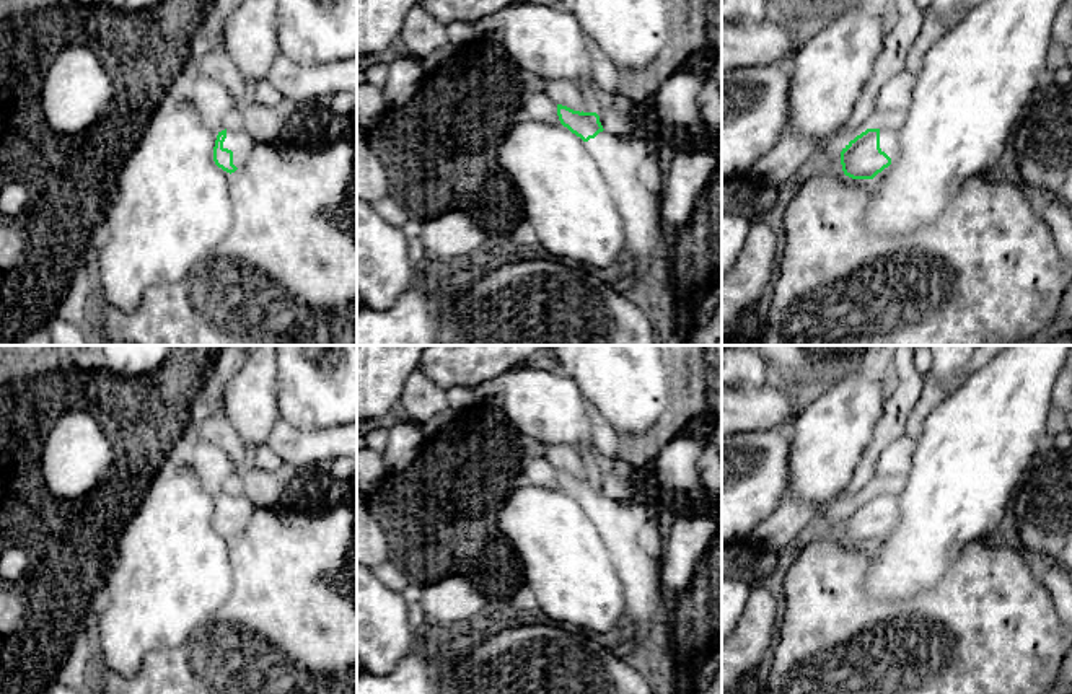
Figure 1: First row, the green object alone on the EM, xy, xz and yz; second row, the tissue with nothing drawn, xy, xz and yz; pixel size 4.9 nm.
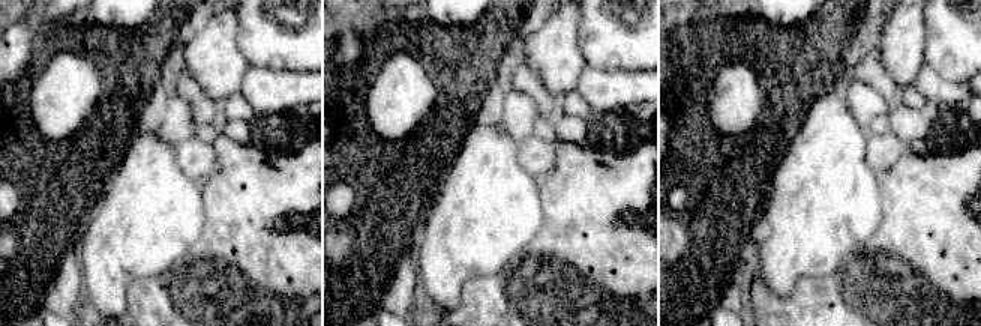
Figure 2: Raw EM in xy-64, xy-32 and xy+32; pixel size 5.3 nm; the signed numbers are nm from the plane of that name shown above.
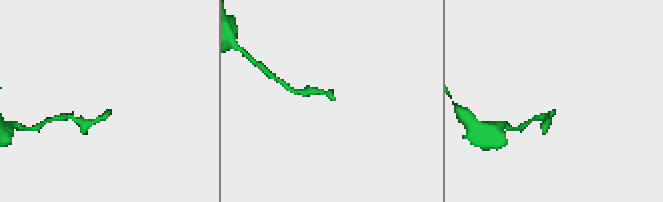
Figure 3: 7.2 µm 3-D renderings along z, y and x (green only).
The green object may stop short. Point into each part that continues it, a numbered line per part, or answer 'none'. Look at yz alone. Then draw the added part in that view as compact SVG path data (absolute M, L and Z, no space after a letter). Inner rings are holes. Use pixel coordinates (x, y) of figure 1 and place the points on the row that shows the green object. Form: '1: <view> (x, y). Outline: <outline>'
1: yz (888, 144). Outline: M888 127L880 129L880 148L891 158L891 161L898 156L898 142Z

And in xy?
1: xy (237, 140). Outline: M239 125L226 129L226 138L223 142L223 148L233 152L233 165L236 168L243 166L254 145L256 140L253 140L249 134L246 134Z

